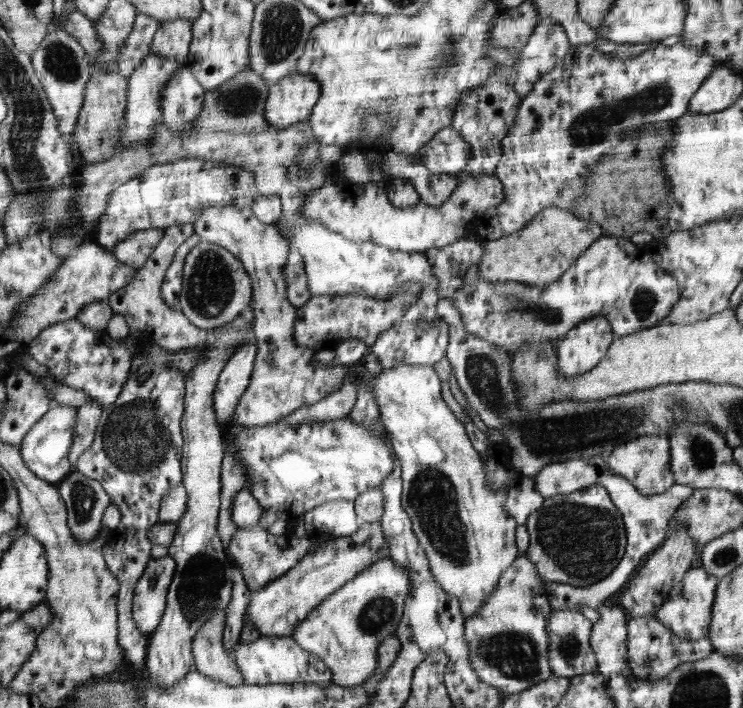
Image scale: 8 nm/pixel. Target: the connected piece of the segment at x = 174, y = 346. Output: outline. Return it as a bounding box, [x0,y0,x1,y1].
[109,224,208,351]

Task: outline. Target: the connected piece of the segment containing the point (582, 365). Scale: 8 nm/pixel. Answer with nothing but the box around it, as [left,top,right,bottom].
[558,313,616,378]

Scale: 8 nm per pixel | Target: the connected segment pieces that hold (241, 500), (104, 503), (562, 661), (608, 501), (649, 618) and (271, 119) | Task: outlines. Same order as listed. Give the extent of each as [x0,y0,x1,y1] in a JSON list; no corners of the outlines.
[[232,488,265,530],[57,469,111,543],[549,610,597,679],[524,484,628,588],[628,613,712,680],[266,73,321,129]]

